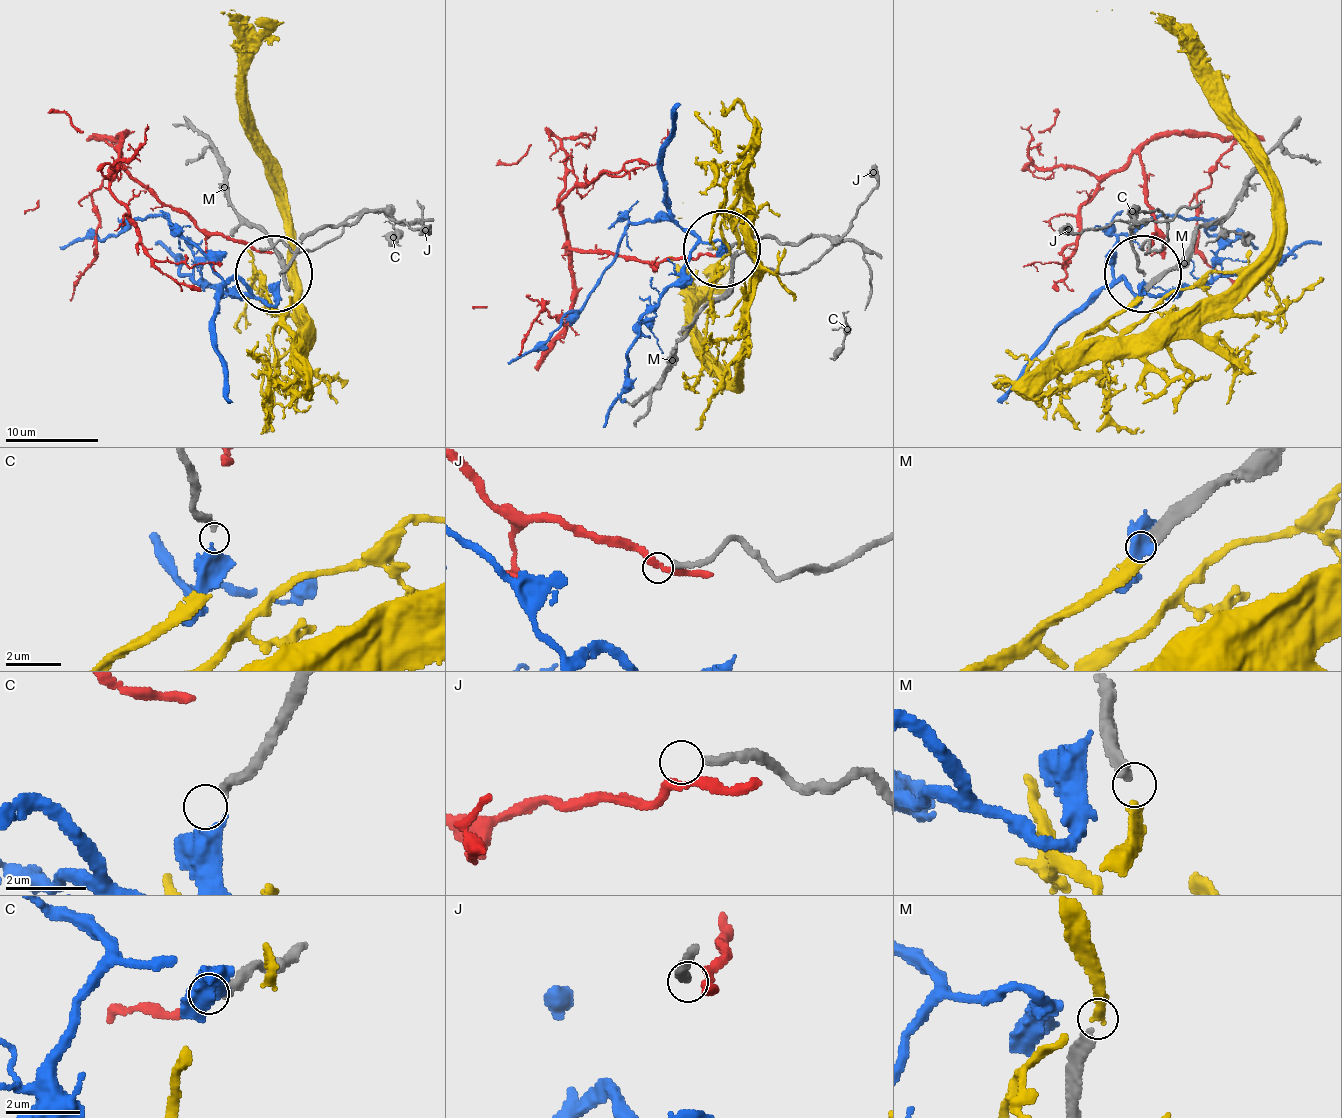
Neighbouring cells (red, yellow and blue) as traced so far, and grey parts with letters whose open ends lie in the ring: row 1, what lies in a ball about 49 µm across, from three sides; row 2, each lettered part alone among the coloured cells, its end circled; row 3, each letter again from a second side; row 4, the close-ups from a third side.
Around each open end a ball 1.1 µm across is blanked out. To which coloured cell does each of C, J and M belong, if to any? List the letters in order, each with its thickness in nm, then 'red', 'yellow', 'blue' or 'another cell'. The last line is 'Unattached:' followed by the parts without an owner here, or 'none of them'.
C: calibre 240 nm; blue
J: calibre 220 nm; another cell
M: calibre 360 nm; yellow
Unattached: J

